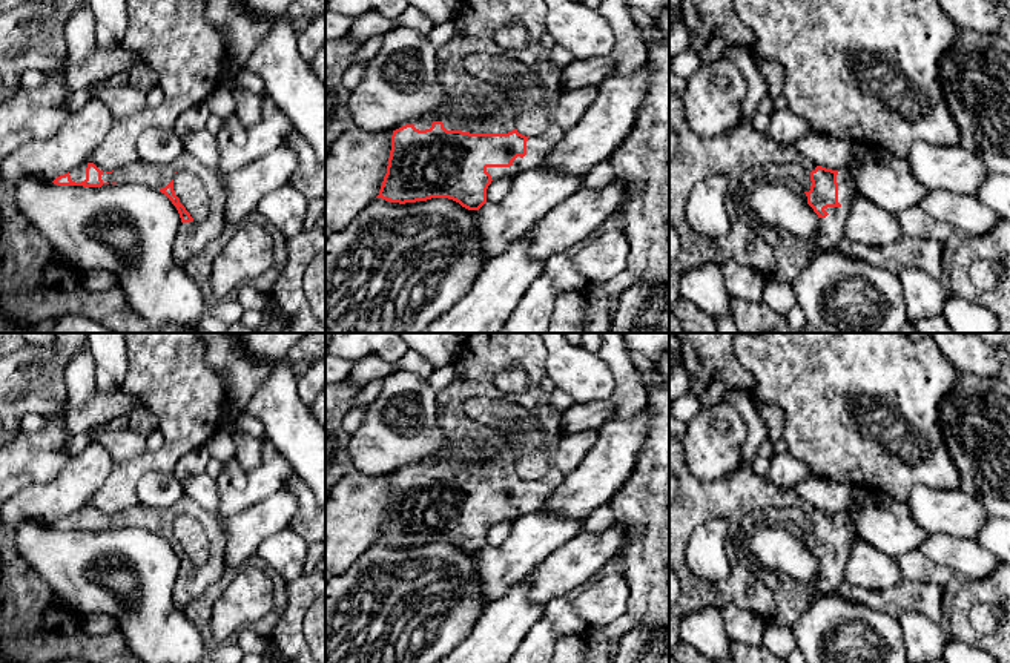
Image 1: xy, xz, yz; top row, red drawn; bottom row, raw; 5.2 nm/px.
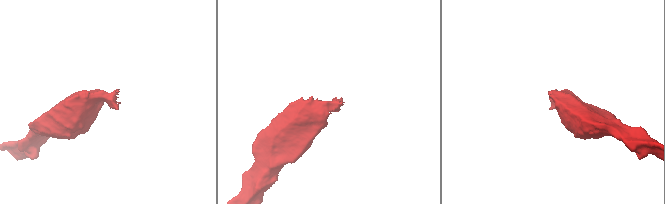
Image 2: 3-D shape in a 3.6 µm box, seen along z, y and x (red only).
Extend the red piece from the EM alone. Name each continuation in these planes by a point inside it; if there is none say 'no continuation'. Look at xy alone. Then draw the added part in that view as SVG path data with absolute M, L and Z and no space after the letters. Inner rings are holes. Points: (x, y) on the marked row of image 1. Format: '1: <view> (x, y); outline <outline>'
1: xy (79, 174); outline M87 163L80 166L80 167L77 167L77 169L72 169L69 172L71 180L75 181L75 183L84 181L86 180L86 167L87 167Z

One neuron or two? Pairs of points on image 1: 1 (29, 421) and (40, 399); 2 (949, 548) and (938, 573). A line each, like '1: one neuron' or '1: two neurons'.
1: two neurons
2: two neurons

